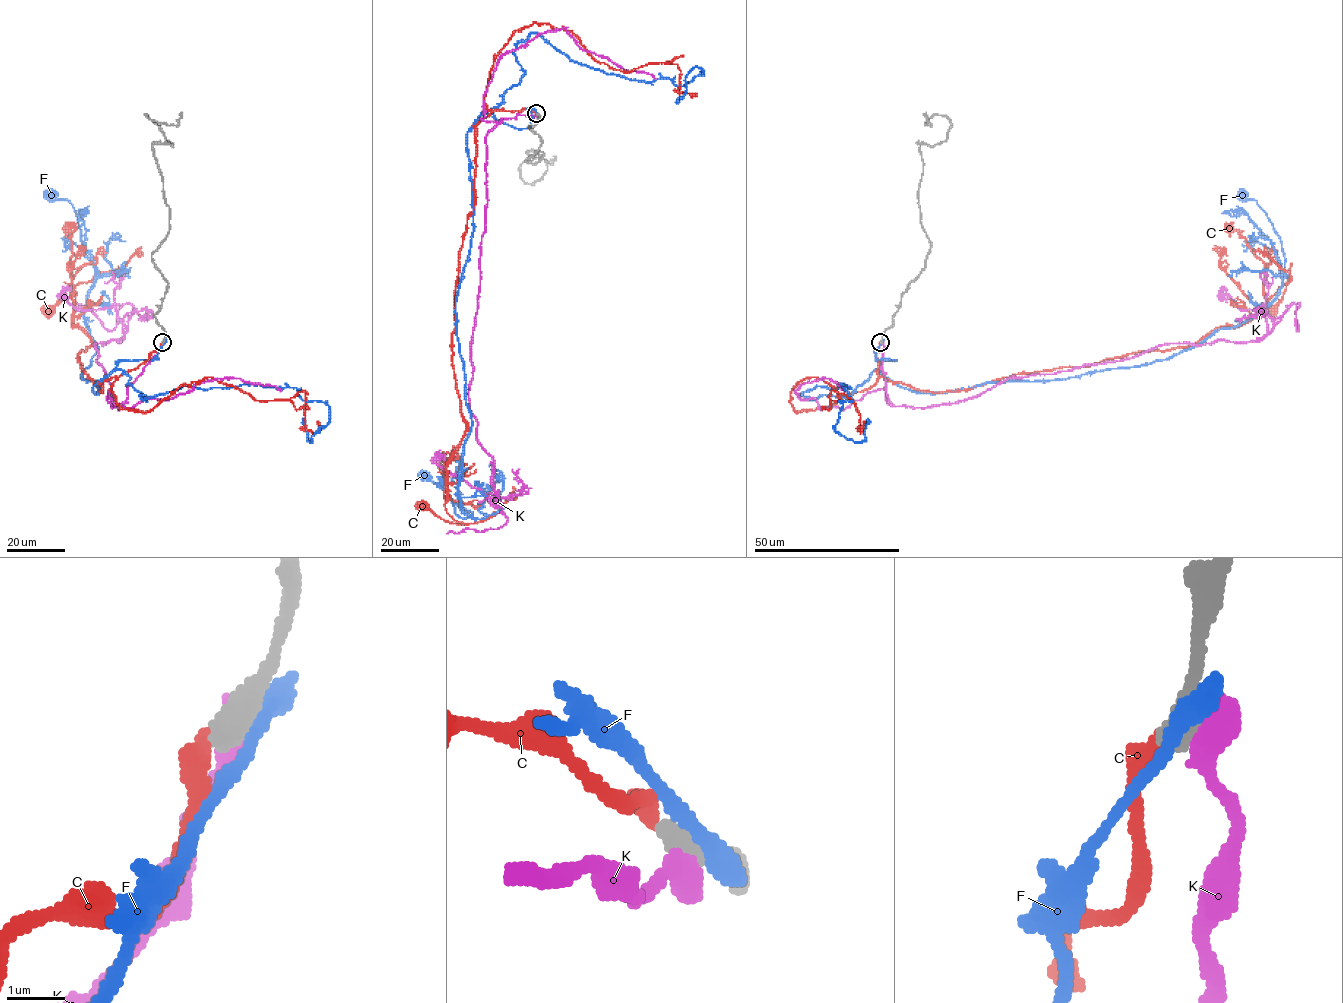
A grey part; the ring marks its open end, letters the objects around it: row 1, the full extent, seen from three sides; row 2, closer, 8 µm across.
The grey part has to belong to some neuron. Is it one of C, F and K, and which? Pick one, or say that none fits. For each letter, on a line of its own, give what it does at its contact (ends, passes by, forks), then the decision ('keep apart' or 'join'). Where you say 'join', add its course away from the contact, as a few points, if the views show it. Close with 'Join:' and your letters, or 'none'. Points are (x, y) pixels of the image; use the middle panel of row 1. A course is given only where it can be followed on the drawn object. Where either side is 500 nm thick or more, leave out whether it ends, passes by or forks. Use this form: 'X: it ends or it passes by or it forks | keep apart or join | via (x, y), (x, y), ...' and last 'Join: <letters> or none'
C: join | via (536, 113), (493, 110), (476, 126), (451, 337), (466, 432), (444, 504), (469, 523), (422, 506)
F: keep apart
K: keep apart
Join: C

